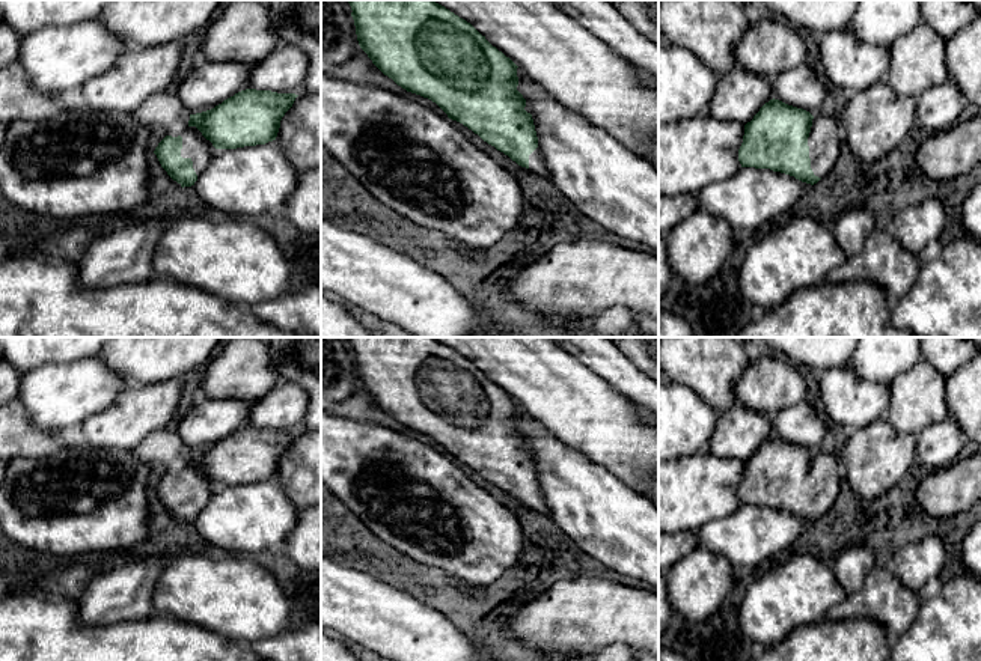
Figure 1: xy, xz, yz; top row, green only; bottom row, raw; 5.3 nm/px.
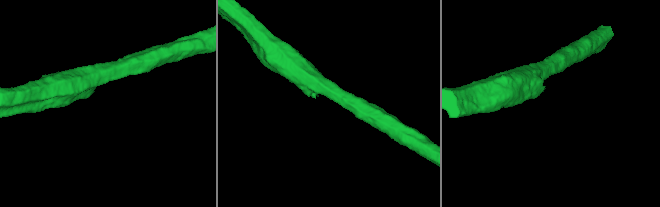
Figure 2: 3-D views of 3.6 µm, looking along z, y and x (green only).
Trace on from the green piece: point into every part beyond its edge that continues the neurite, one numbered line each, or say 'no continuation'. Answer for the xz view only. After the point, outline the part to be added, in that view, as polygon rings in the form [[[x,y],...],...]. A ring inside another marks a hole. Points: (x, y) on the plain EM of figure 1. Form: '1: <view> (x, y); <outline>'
1: xz (537, 503); [[[536,485],[530,492],[529,492],[529,507],[533,512],[547,515],[547,504],[541,491],[541,486]]]

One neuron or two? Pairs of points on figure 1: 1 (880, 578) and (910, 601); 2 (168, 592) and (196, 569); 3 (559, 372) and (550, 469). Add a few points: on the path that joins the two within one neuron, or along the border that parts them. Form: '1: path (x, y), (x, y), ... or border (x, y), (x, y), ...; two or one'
1: path (888, 586), (903, 601); one
2: path (175, 590), (189, 577); one
3: border (526, 413), (583, 455); two

